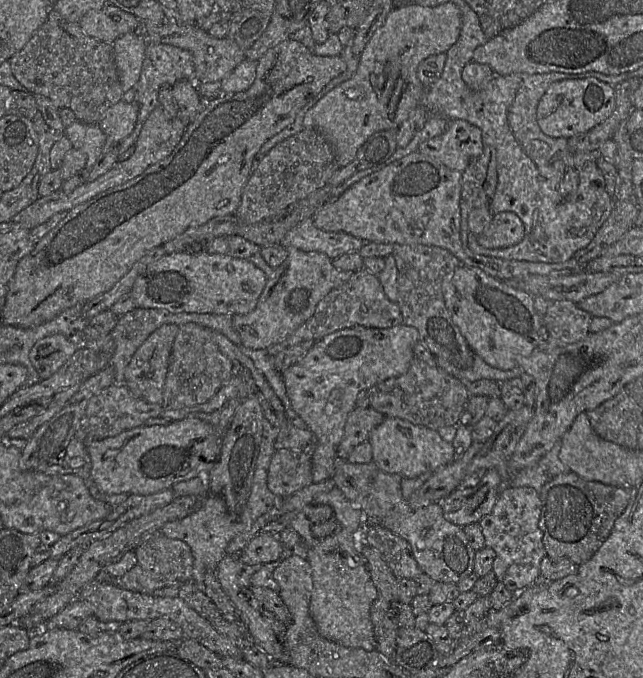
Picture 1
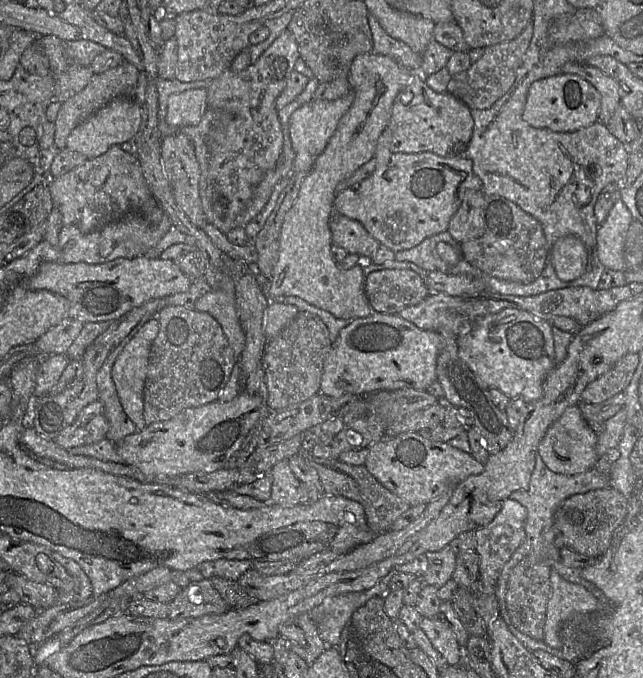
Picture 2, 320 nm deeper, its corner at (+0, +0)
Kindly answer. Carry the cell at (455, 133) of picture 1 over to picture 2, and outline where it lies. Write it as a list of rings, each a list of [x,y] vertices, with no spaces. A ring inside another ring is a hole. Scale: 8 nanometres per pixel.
[[[410,72],[409,85],[405,87],[407,93],[401,100],[396,96],[388,111],[385,129],[385,145],[392,152],[418,153],[431,152],[441,157],[452,154],[456,145],[465,145],[471,139],[473,119],[470,109],[447,91],[437,93],[425,83],[419,72]]]

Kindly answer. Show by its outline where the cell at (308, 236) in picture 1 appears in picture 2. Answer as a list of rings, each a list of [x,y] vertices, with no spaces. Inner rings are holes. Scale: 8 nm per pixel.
[[[333,214],[330,230],[332,244],[345,249],[348,253],[357,254],[364,260],[370,259],[380,246],[360,222],[341,214]]]

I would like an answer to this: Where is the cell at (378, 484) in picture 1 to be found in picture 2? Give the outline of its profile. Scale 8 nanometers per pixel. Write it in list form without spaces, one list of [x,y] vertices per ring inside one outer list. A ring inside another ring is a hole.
[[[450,546],[436,552],[427,552],[424,555],[428,561],[428,569],[422,577],[424,585],[440,588],[448,580],[452,580],[457,554],[452,551]]]

